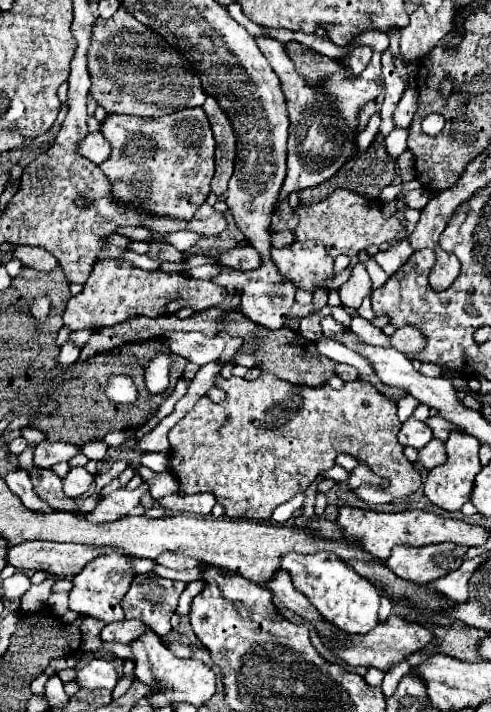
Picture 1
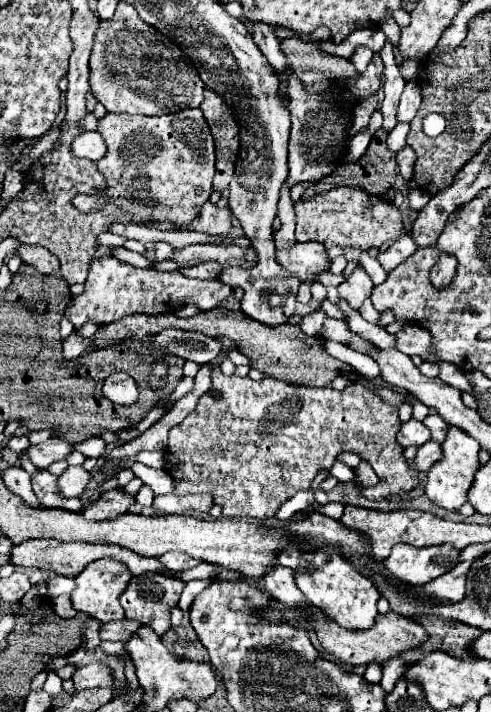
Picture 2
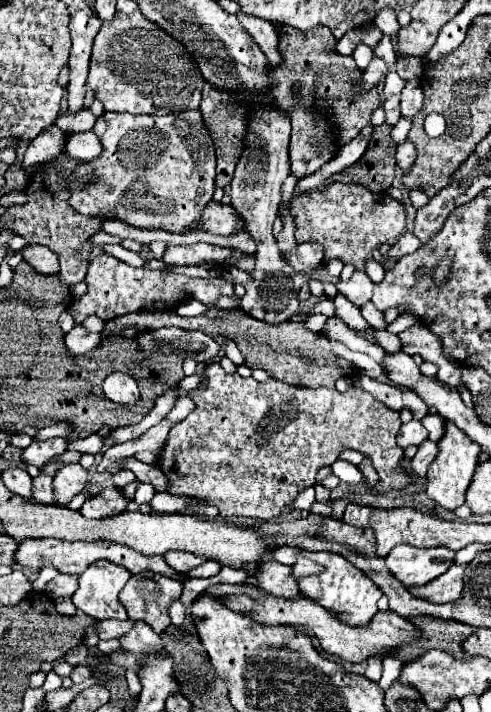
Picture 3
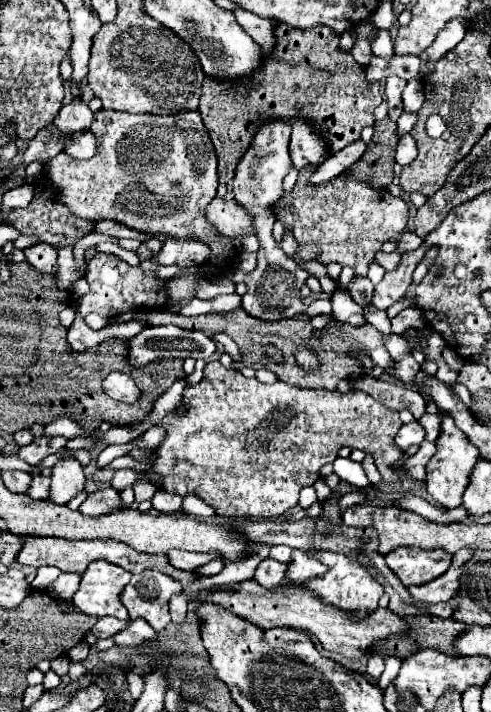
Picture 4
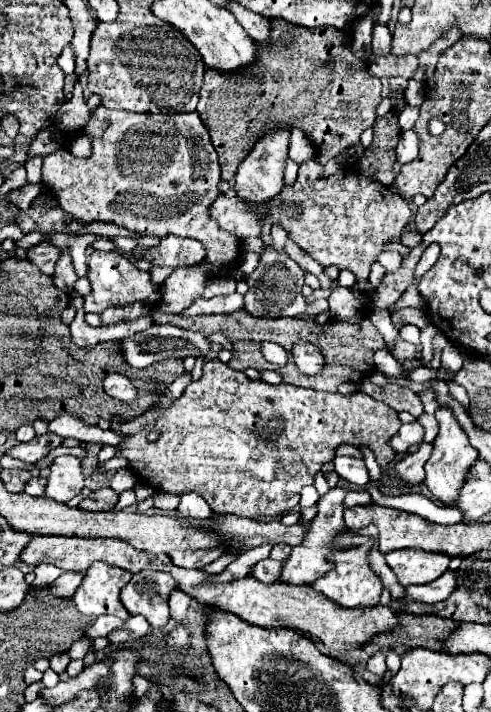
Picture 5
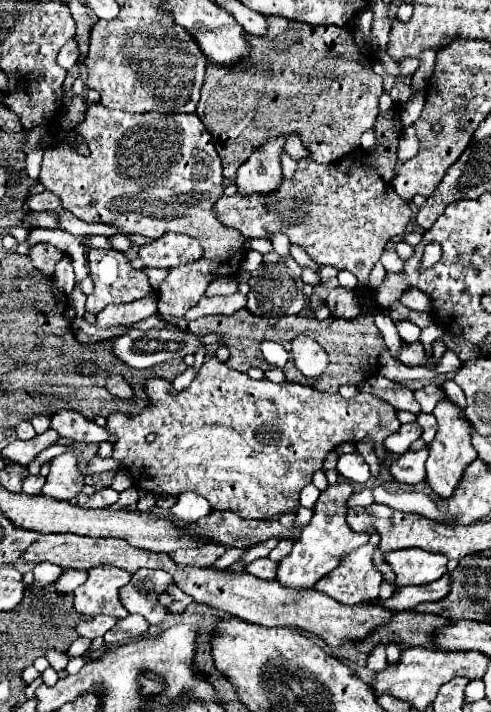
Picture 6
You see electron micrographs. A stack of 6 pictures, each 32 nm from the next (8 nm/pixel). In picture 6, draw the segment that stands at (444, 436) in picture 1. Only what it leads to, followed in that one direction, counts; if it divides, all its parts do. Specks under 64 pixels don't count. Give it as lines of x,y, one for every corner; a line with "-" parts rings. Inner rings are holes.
418,414
418,418
416,418
416,422
422,426
422,430
424,430
424,442
426,444
430,444
432,440
434,440
434,436
436,436
436,418
432,416
432,414

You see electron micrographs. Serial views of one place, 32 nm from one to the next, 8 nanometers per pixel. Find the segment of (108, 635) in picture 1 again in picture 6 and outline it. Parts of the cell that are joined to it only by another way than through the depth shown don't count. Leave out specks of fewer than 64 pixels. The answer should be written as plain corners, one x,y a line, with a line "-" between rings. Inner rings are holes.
96,616
88,622
80,622
76,626
76,632
80,632
80,636
94,640
96,636
104,636
108,630
112,630
116,624
114,616

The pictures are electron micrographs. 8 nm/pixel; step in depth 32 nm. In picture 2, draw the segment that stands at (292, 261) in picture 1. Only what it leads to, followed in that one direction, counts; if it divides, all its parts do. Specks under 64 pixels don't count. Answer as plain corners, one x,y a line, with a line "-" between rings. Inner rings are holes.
296,242
292,248
284,248
276,252
276,260
280,260
282,268
288,268
300,282
312,284
318,274
330,270
330,258
320,242

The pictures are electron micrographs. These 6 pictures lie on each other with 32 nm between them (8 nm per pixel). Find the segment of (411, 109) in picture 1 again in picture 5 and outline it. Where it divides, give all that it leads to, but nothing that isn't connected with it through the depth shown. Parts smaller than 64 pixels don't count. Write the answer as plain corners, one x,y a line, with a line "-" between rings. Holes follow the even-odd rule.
410,80
406,90
404,90
404,98
406,98
406,104
408,106
420,106
422,100
424,100
424,94
420,90
420,84
416,80

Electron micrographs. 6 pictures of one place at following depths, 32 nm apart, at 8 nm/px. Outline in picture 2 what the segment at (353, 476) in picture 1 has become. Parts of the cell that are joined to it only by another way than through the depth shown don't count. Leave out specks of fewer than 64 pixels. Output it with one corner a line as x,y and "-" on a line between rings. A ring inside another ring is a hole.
362,460
359,466
355,469
356,472
356,485
361,486
374,486
380,482
380,478
376,475
368,462

